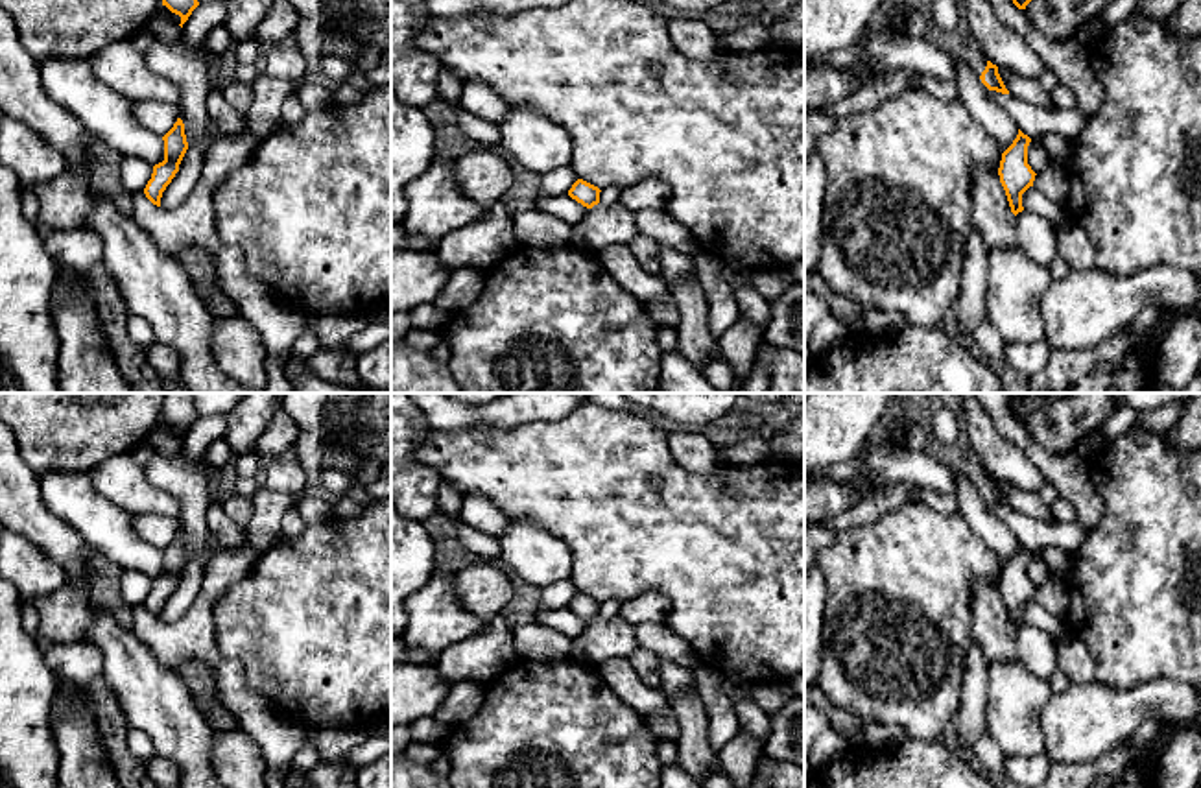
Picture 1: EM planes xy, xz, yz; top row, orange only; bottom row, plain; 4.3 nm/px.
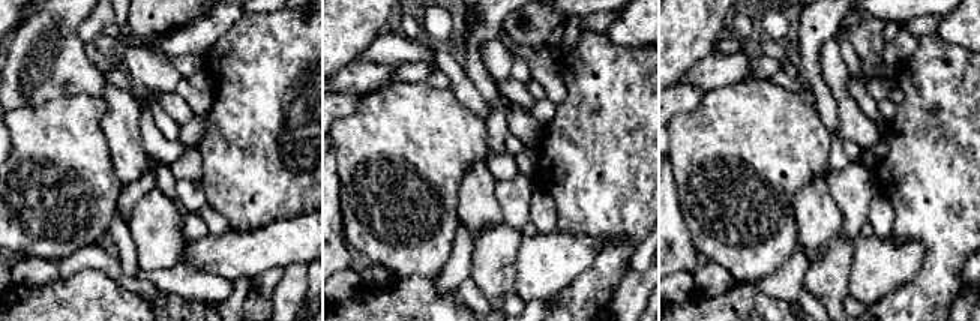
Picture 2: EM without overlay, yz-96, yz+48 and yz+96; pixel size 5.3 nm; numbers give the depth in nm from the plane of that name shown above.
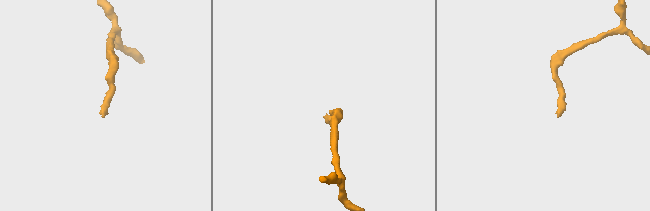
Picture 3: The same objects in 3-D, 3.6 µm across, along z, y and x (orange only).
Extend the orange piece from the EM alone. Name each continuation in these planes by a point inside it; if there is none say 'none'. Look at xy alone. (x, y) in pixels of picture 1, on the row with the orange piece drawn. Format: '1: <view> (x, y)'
none

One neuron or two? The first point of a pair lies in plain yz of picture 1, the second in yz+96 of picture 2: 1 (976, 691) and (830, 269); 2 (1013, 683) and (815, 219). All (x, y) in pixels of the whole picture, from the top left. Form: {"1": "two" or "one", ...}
{"1": "two", "2": "two"}

